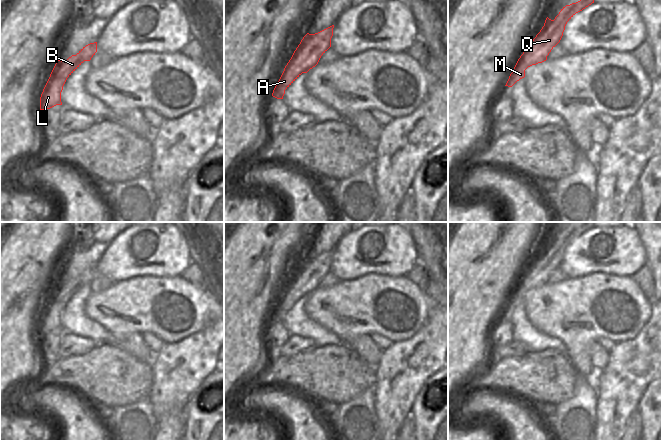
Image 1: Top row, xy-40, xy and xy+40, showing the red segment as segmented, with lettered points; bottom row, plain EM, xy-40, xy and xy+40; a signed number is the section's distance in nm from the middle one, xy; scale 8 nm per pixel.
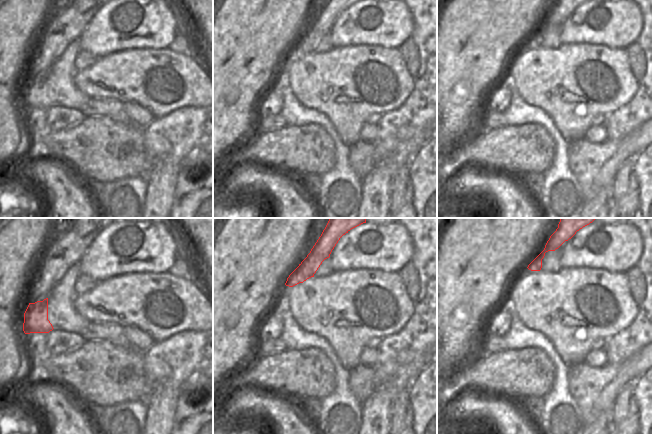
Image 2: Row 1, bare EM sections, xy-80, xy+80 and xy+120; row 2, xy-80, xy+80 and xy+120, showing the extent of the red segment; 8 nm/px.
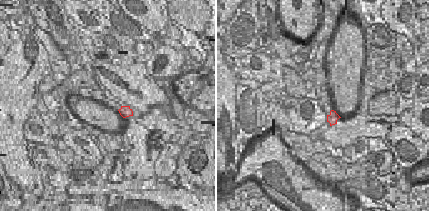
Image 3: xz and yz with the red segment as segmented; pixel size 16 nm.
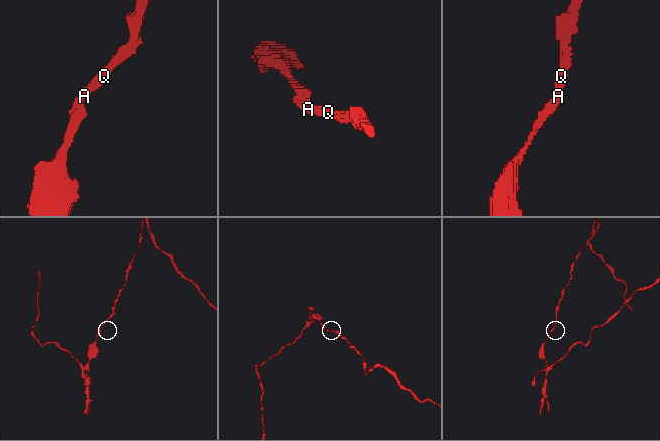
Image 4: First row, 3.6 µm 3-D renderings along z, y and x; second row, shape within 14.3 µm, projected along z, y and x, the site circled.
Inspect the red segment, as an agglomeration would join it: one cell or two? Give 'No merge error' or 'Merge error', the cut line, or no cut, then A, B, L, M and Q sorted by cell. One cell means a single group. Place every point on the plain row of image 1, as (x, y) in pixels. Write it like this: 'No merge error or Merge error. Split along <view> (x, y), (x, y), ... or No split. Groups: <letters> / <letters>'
No merge error. No split. Groups: A B L M Q

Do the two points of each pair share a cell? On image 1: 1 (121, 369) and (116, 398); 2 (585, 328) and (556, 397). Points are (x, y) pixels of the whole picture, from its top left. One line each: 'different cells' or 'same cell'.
1: same cell
2: different cells

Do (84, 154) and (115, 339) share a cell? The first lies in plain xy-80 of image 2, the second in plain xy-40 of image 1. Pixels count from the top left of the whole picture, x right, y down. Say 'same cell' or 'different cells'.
different cells

